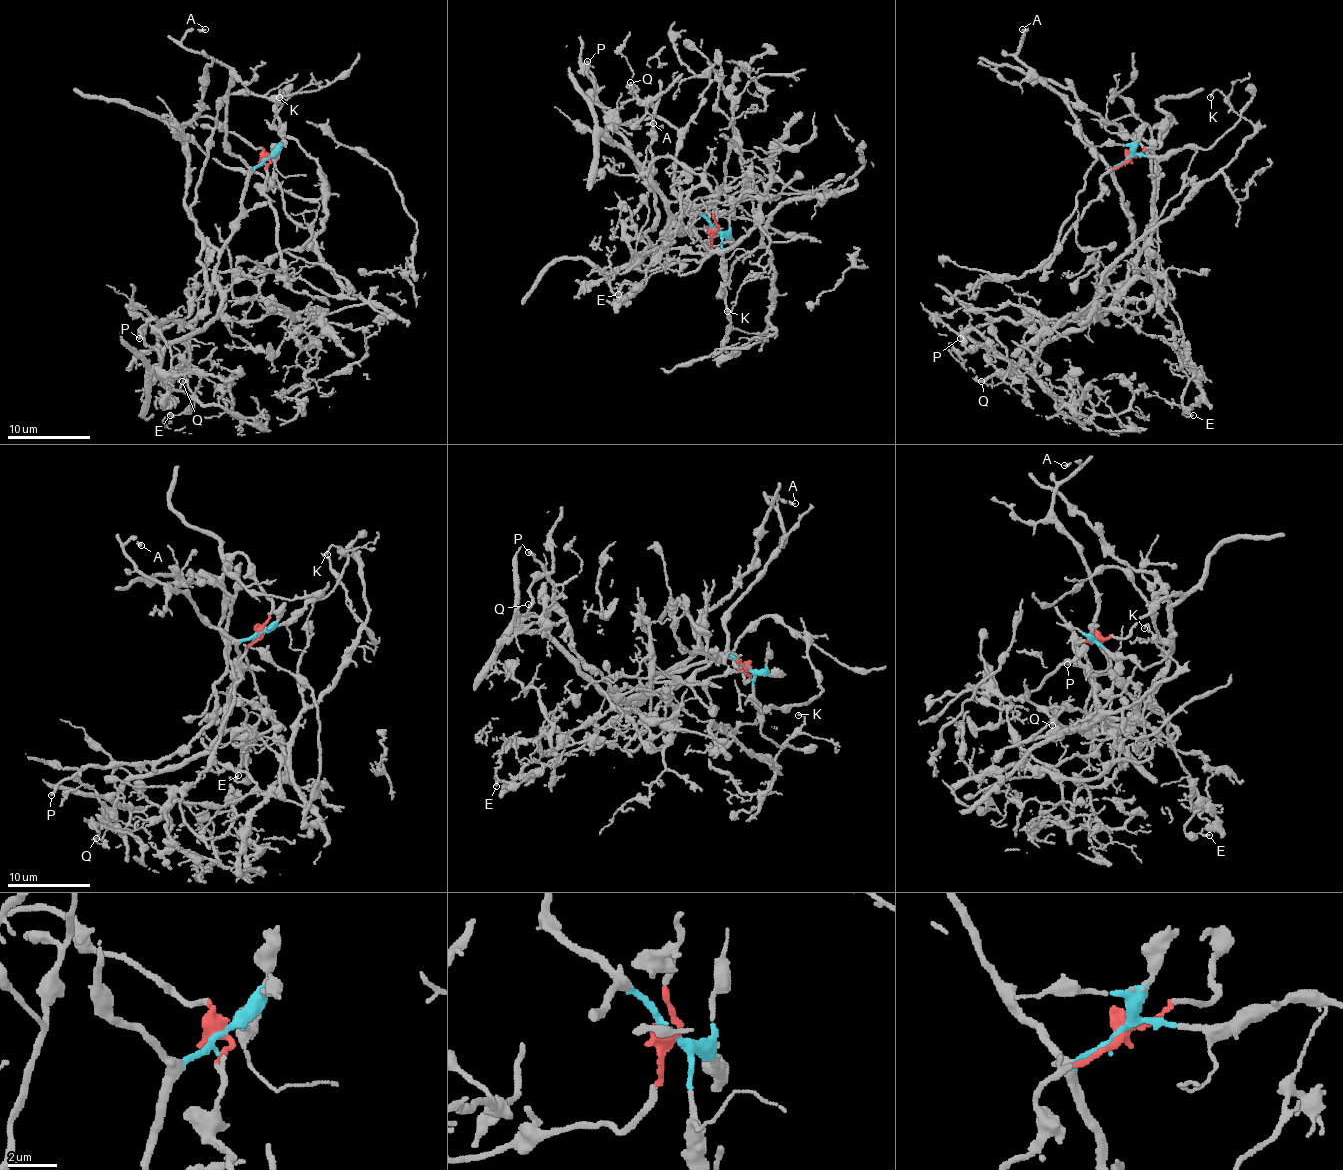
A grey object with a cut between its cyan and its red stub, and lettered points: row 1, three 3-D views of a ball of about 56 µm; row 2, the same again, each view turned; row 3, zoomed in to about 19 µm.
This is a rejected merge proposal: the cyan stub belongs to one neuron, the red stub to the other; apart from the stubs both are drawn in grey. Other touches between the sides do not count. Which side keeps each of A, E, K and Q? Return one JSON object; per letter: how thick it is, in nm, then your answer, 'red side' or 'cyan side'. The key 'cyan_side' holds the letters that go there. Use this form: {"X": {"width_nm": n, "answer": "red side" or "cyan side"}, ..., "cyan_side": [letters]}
{"A": {"width_nm": 240, "answer": "cyan side"}, "E": {"width_nm": 80, "answer": "cyan side"}, "K": {"width_nm": 120, "answer": "cyan side"}, "Q": {"width_nm": 110, "answer": "cyan side"}, "cyan_side": ["A", "E", "K", "Q"]}

